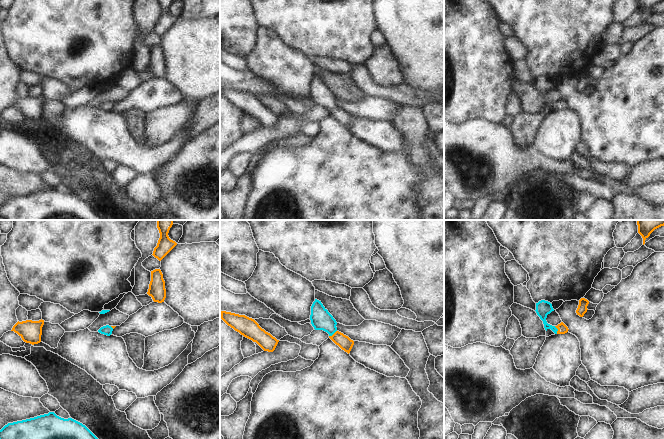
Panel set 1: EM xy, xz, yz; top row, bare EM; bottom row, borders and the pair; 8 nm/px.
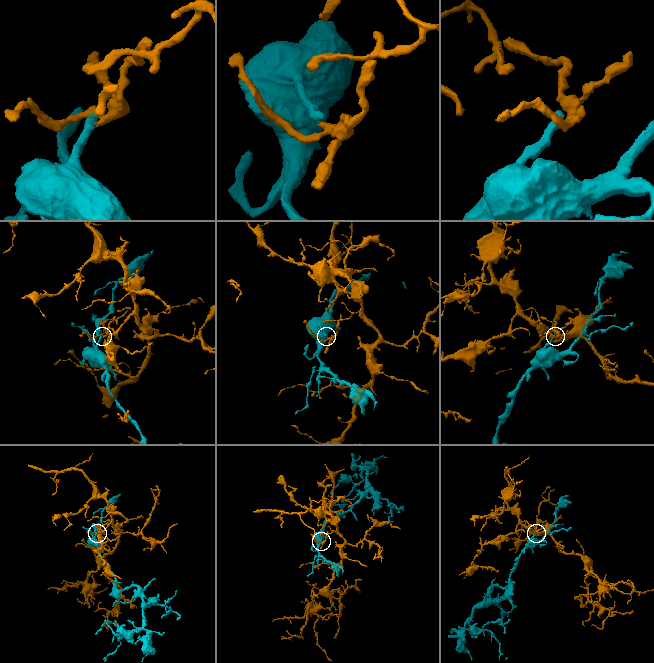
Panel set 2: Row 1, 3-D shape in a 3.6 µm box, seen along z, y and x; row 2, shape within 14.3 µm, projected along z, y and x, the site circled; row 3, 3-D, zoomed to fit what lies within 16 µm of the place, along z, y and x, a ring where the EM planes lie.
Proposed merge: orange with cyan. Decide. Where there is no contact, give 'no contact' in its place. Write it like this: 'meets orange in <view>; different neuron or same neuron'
meets orange in xz; same neuron

